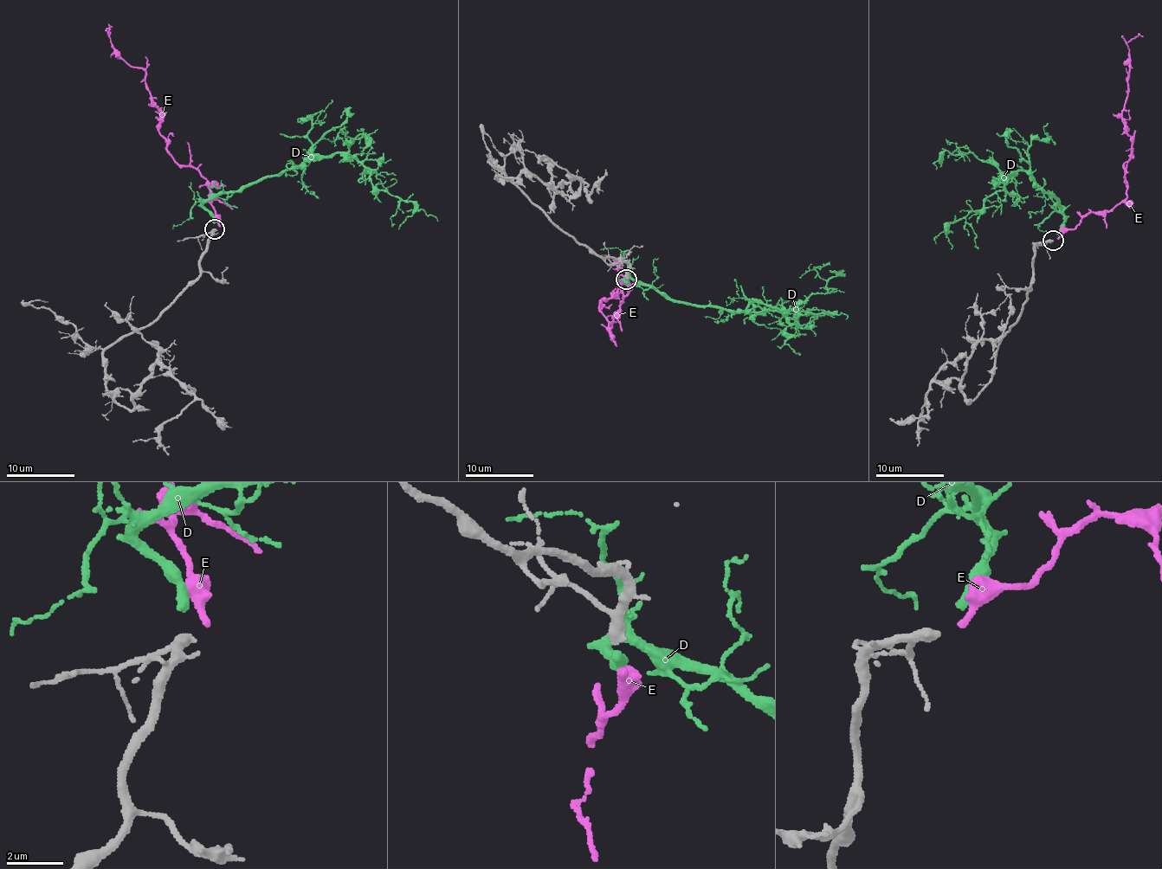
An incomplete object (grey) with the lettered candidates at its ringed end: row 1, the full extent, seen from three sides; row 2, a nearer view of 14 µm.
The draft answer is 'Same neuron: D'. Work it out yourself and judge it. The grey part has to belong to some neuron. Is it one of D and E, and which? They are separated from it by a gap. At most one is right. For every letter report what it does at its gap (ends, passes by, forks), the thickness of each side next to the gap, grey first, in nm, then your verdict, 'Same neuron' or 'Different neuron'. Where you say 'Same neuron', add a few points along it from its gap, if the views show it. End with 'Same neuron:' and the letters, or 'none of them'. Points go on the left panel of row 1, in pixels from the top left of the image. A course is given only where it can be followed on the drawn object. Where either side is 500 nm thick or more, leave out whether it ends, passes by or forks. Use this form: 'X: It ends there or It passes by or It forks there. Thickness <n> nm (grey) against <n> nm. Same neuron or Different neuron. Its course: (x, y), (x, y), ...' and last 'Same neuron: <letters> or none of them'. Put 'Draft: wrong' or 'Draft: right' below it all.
D: It ends there. Thickness 400 nm (grey) against 340 nm. Same neuron. Its course: (213, 223), (205, 202), (297, 168), (307, 152), (342, 153), (360, 161), (373, 188), (413, 201), (437, 221)
E: It ends there. Thickness 400 nm (grey) against 260 nm. Different neuron
Same neuron: D
Draft: right

